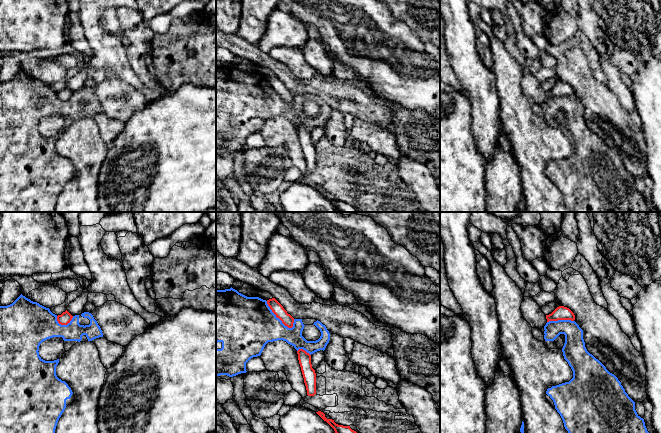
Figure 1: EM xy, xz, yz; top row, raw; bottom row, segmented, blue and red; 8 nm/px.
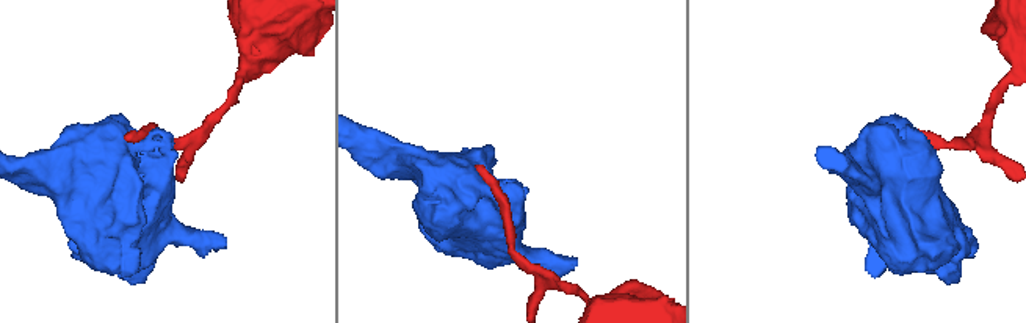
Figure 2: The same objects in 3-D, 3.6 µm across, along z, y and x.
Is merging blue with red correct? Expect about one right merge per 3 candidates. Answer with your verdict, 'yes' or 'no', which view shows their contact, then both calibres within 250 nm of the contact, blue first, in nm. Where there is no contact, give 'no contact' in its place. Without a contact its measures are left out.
no | xz | 440/90 nm

